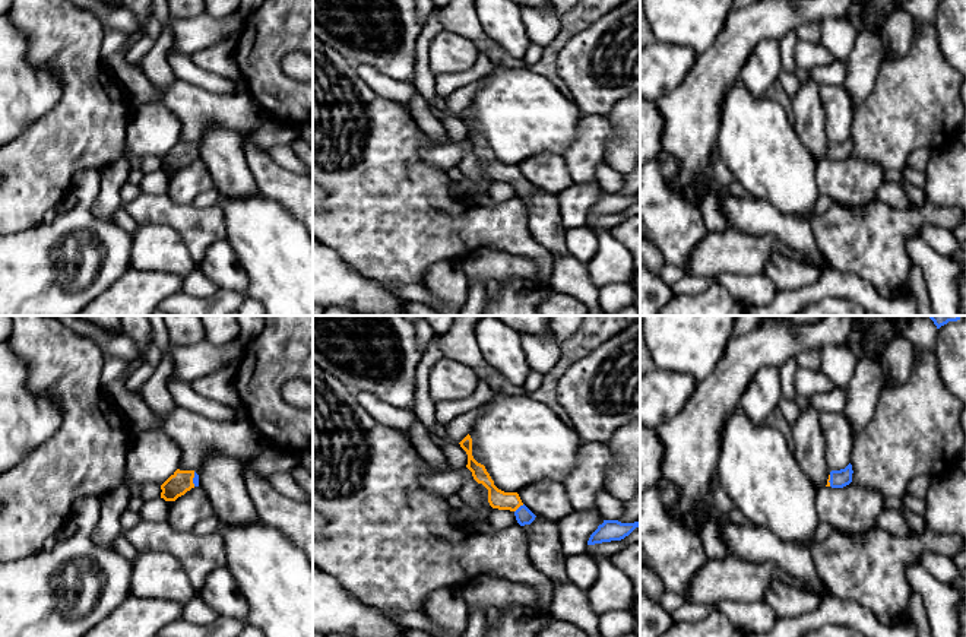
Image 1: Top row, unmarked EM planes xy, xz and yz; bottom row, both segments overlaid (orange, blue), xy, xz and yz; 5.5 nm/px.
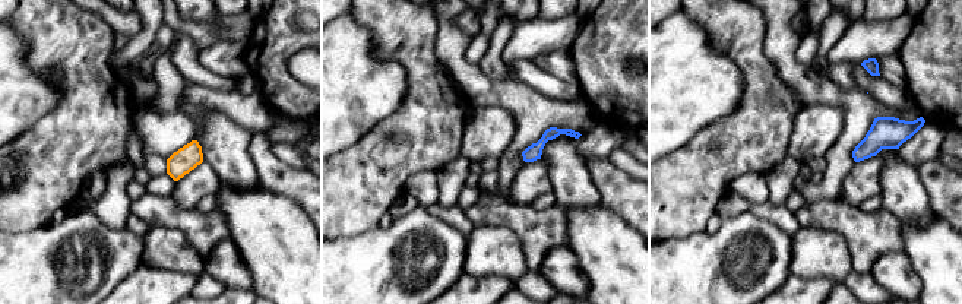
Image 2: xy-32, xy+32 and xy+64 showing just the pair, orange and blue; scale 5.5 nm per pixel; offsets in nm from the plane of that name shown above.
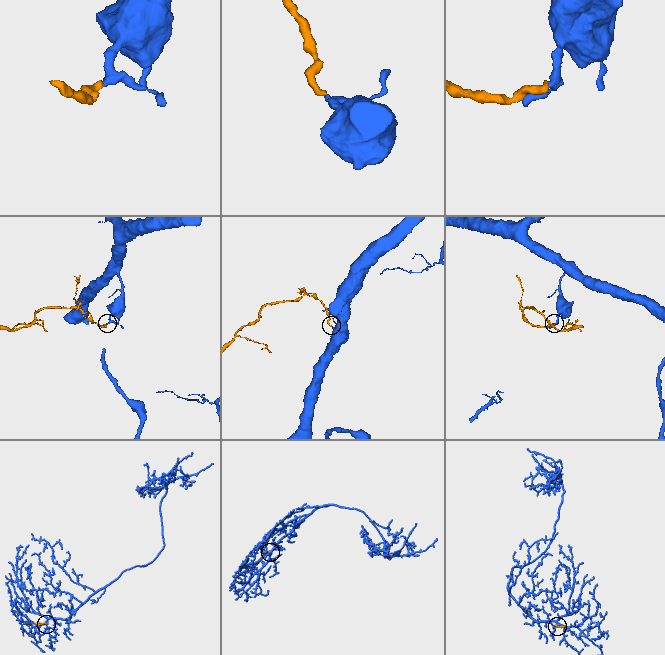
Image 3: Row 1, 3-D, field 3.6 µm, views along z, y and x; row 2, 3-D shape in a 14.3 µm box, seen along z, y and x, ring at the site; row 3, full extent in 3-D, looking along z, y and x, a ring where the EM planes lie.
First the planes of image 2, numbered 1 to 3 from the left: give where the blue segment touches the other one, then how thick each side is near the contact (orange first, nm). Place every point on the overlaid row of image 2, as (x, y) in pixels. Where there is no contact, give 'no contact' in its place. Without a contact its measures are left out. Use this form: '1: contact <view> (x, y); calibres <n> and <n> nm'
1: no contact
2: no contact
3: no contact

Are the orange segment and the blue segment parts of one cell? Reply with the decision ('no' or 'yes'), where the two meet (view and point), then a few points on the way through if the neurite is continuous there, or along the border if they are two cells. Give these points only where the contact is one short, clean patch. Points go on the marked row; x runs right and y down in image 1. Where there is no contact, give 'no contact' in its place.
yes | xz (519, 506) | across xz (497, 498), (510, 500), (519, 506), (523, 516)

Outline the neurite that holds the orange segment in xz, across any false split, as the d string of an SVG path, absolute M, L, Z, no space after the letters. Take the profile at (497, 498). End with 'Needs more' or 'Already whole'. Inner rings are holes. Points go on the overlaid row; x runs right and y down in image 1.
M468 434L460 443L460 447L468 454L466 468L472 472L474 479L482 484L488 489L488 503L492 508L510 510L514 513L520 526L530 525L535 520L535 514L522 503L517 492L504 492L494 485L485 466L478 463L472 456L472 438Z. Needs more

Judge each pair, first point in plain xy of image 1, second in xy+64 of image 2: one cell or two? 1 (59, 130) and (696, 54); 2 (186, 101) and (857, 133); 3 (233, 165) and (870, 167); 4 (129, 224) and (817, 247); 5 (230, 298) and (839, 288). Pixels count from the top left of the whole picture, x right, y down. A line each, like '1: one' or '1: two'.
1: two
2: one
3: two
4: two
5: one

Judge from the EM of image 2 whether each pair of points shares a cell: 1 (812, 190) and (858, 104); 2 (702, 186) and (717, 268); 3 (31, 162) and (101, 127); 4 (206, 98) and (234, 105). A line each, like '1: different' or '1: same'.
1: same
2: different
3: same
4: same

